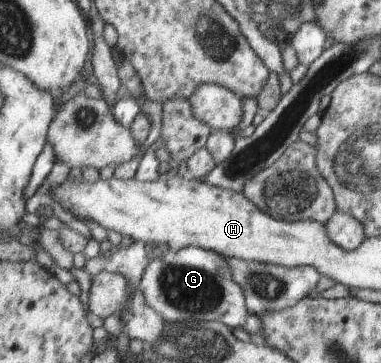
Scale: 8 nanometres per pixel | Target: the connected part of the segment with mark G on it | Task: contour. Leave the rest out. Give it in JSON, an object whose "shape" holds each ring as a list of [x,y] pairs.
{"shape":[[[164,246],[161,248],[163,255],[151,259],[139,287],[147,299],[147,305],[151,305],[163,317],[166,324],[194,320],[201,323],[222,322],[231,329],[245,329],[247,317],[250,315],[246,303],[246,293],[239,287],[239,283],[235,283],[235,279],[231,275],[231,267],[227,267],[229,263],[227,263],[227,259],[223,259],[223,254],[219,254],[217,251],[207,251],[198,246],[190,246],[180,251],[169,248],[167,253],[165,253]]]}

